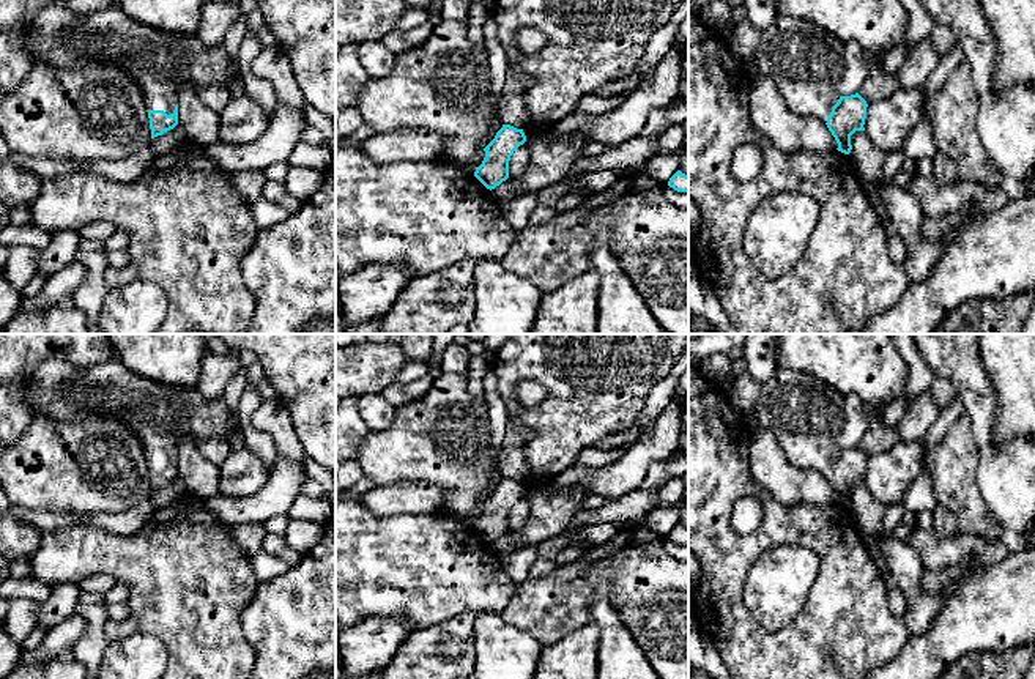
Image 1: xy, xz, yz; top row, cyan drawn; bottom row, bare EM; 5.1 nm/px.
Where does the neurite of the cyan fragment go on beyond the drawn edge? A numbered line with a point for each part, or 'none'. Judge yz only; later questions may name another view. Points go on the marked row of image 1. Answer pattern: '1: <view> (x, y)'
1: yz (804, 60)

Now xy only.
1: xy (159, 62)

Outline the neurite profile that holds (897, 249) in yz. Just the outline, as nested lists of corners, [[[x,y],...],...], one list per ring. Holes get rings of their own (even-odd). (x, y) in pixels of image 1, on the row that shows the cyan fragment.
[[[898,235],[888,238],[888,254],[895,263],[900,263],[900,265],[904,263],[906,246]]]

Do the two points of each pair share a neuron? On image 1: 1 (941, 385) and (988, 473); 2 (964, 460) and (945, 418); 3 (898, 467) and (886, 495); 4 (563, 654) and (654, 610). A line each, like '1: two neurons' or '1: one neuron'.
1: two neurons
2: two neurons
3: one neuron
4: two neurons

